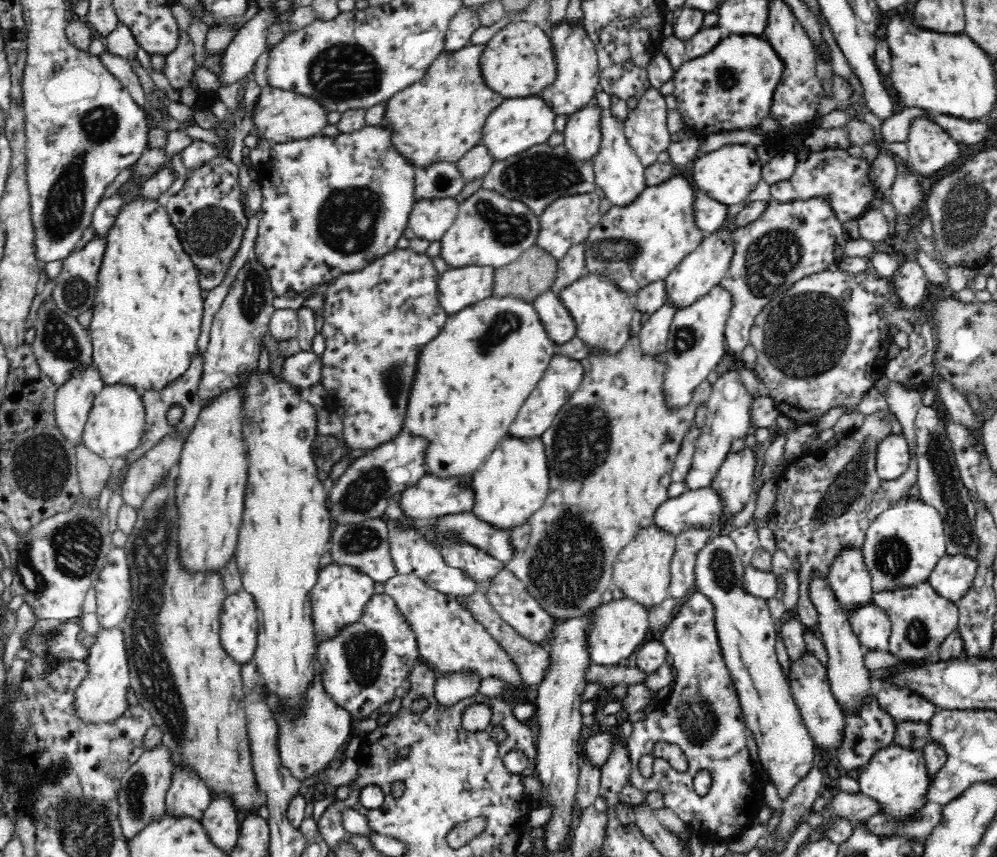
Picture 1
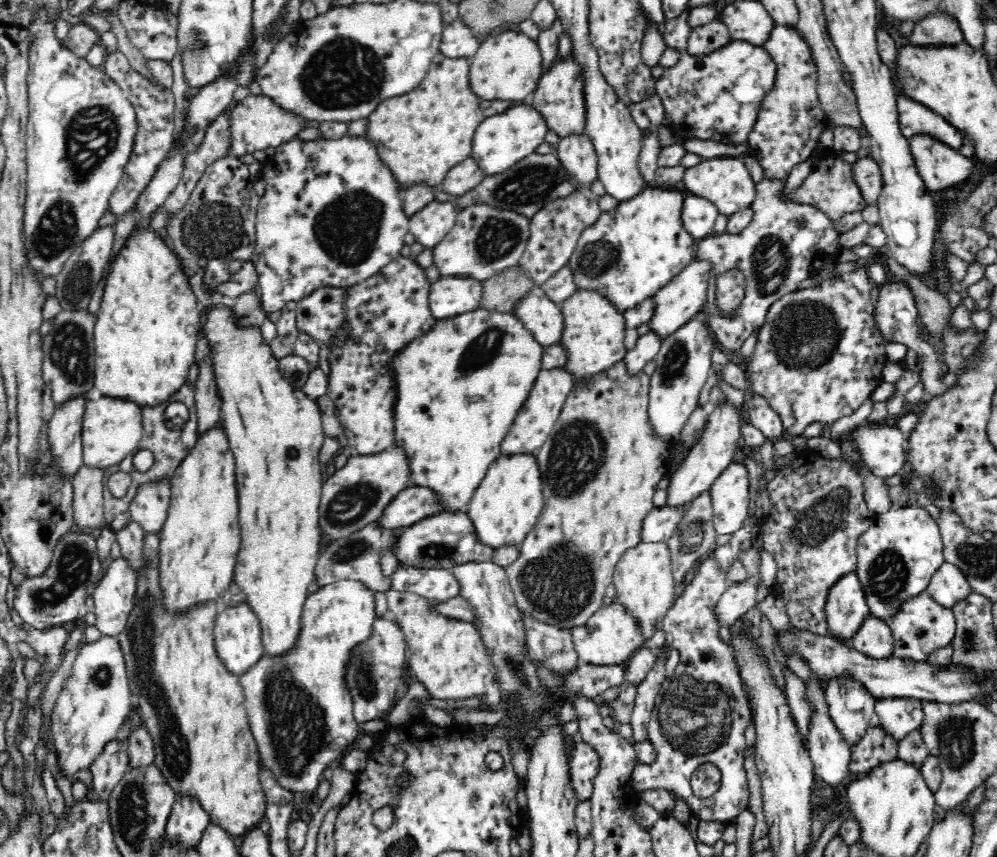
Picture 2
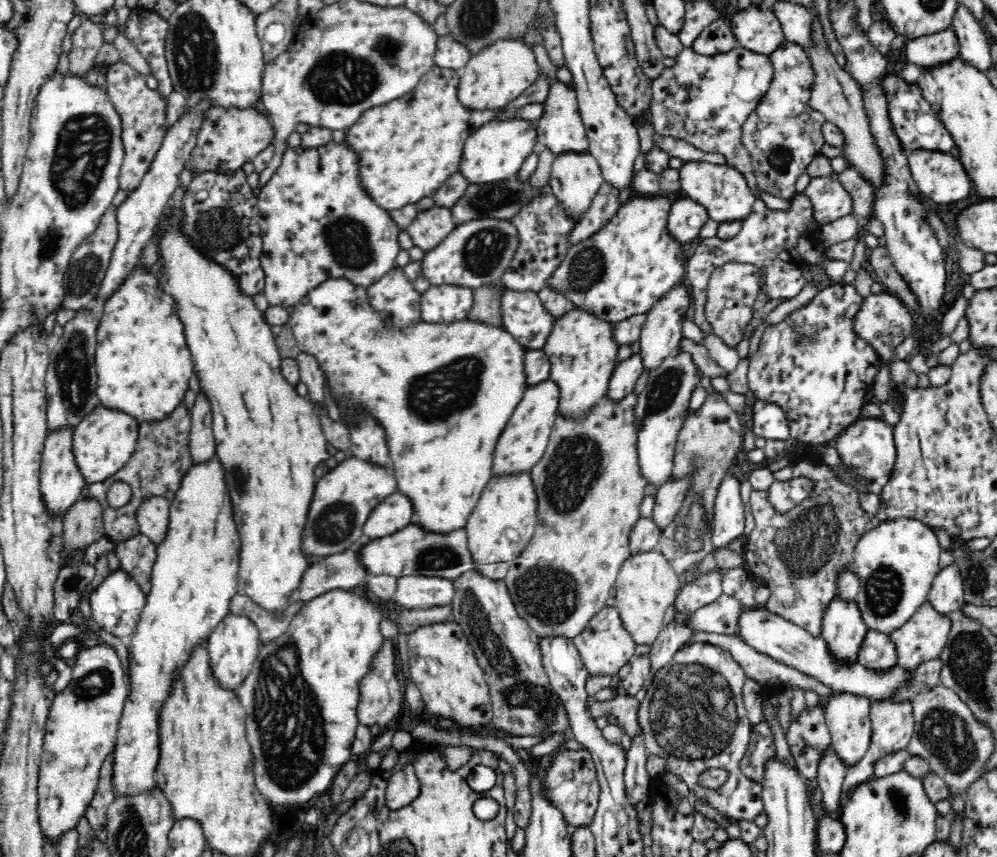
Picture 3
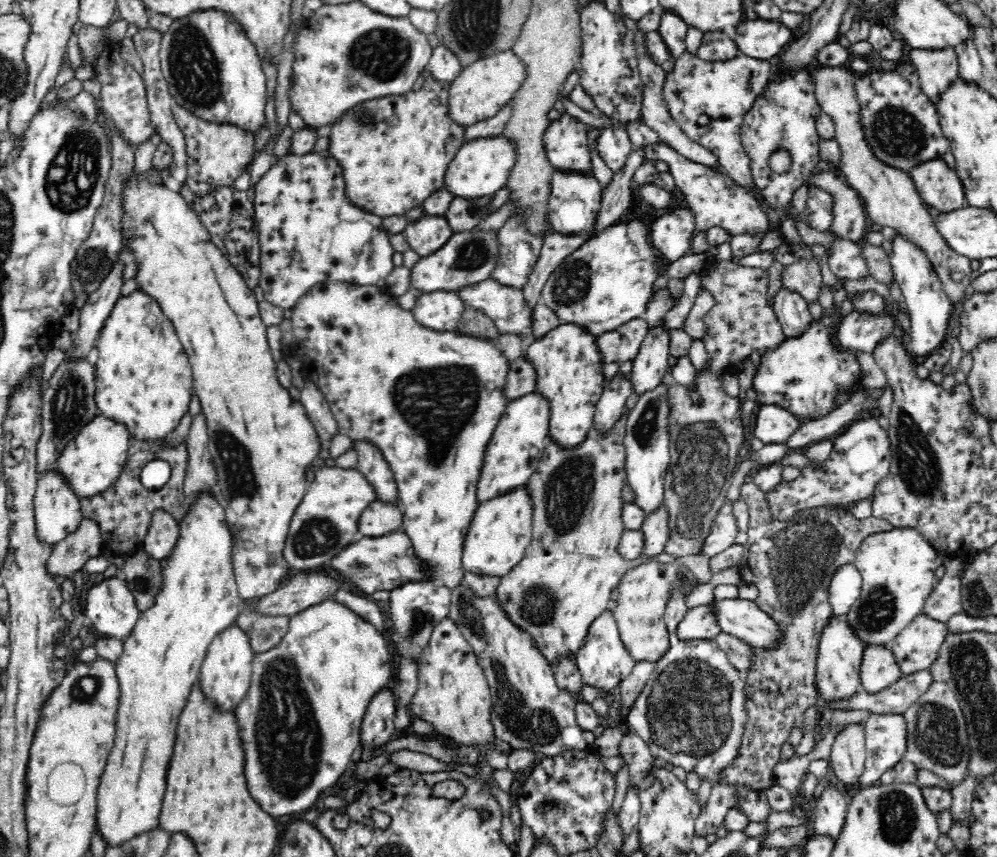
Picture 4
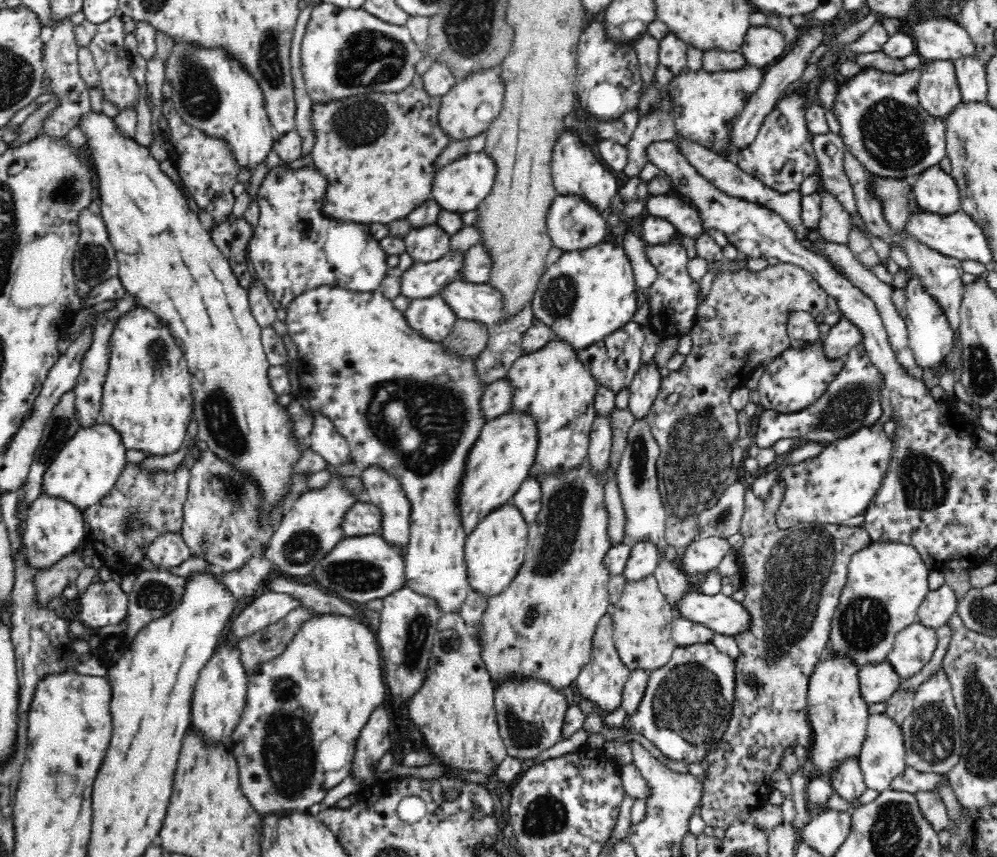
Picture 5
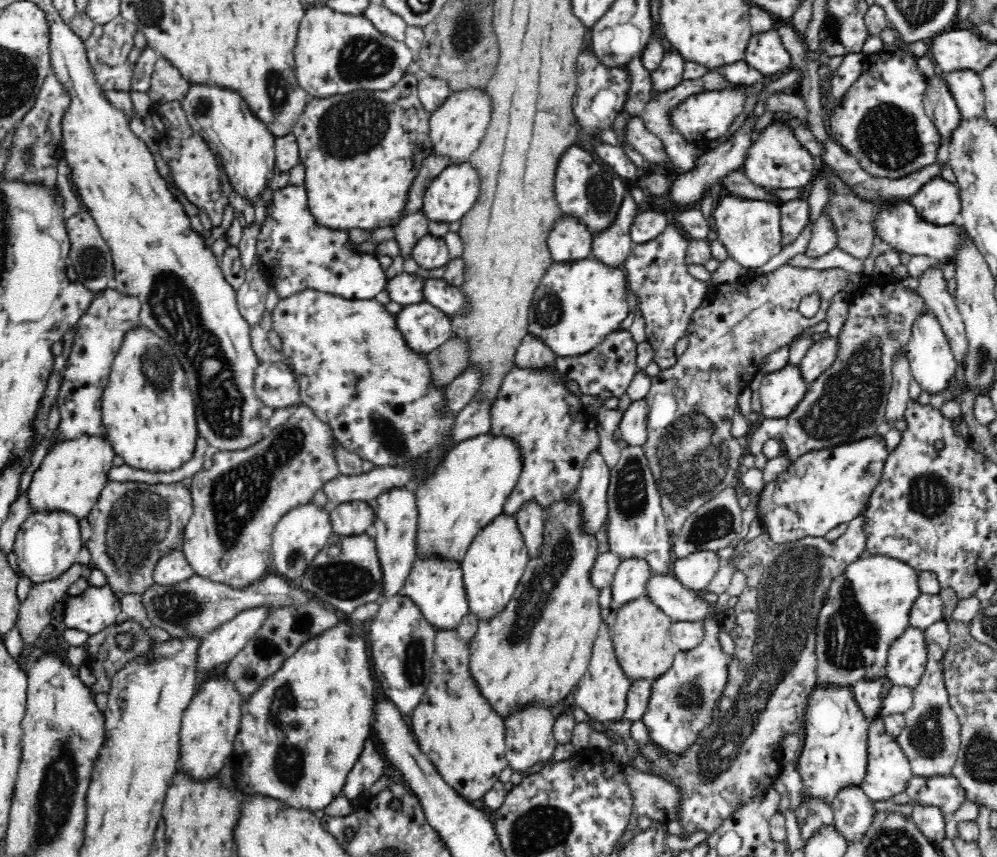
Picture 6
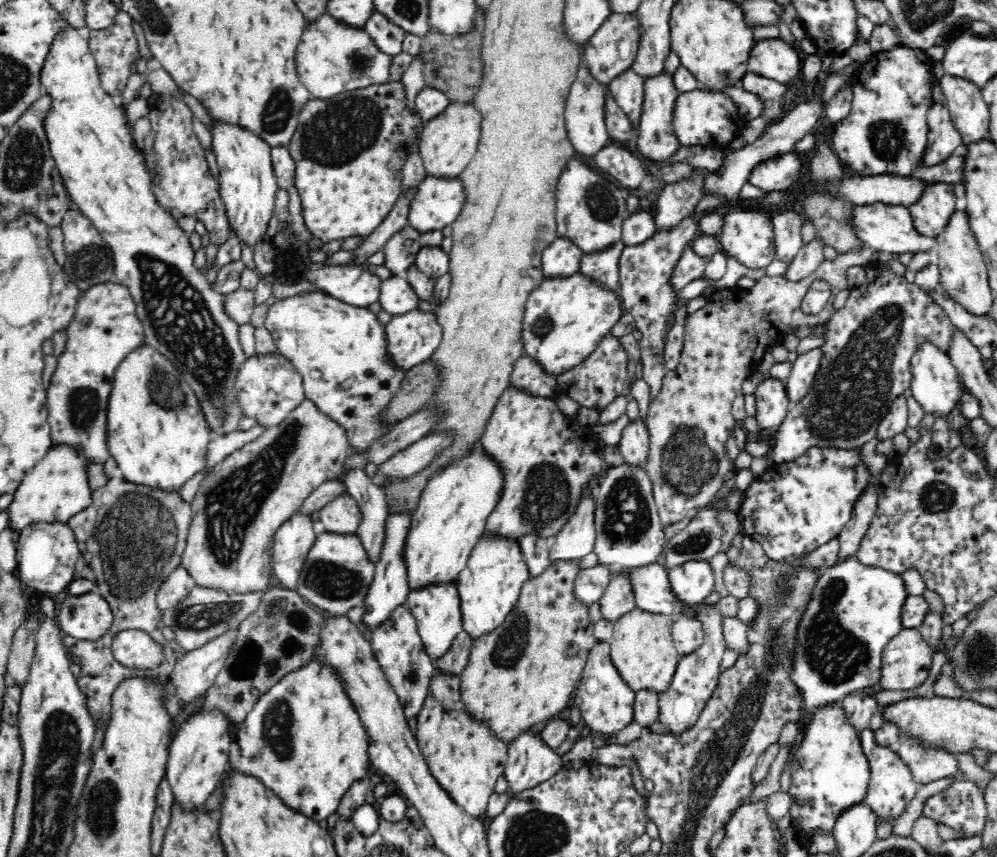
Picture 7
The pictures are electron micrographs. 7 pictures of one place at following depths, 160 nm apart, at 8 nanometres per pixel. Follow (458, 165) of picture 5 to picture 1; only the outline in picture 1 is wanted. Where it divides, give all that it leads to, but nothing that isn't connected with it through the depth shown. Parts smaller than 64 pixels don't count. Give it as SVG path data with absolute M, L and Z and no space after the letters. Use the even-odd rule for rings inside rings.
M528 95L522 98L505 98L486 119L481 141L488 146L494 160L518 154L528 147L547 142L554 132L556 113L546 98L540 95Z

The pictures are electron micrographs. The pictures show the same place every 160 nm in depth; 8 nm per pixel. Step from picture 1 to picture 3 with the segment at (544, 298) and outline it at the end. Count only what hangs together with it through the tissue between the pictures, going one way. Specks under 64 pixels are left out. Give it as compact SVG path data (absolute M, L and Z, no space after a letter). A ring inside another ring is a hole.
M507 289L502 292L502 299L501 326L528 349L546 346L556 319L544 307L538 293Z

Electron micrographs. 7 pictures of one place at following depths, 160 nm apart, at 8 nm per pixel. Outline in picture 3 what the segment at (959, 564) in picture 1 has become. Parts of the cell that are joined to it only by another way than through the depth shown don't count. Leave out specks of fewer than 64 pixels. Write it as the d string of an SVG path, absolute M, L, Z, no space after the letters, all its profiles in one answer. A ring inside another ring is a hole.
M946 566L934 577L932 588L928 591L927 601L942 614L949 614L956 609L962 609L966 604L964 598L962 575L957 566Z

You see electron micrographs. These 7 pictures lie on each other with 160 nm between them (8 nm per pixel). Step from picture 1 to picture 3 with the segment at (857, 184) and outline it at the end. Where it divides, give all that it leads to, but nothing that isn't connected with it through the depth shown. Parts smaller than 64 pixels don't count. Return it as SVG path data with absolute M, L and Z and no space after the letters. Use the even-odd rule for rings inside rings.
M833 172L830 176L811 178L804 194L814 206L816 221L822 224L853 212L854 200L843 186L838 172Z

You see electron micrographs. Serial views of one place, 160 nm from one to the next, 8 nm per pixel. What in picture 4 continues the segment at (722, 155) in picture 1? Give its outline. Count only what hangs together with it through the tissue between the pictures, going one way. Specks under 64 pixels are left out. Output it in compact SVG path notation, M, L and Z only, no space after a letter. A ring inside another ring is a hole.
M650 144L643 148L643 155L648 161L663 160L669 165L669 171L675 179L675 185L680 192L683 193L685 198L685 205L690 208L696 218L696 230L694 230L695 236L699 233L708 232L708 228L712 226L721 226L726 228L732 236L736 234L744 234L744 232L751 232L751 234L758 234L758 232L765 232L767 234L768 228L766 215L764 211L760 209L758 201L750 195L746 189L739 186L724 170L716 170L712 166L707 166L706 163L694 162L692 159L682 156L679 152L676 152L668 144Z

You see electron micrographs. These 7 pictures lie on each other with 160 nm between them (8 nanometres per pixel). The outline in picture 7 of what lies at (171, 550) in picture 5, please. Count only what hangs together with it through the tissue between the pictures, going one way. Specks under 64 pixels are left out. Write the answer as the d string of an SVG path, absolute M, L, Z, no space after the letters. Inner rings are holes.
M181 564L176 565L164 578L163 583L158 586L158 608L174 606L194 585L194 579L188 569Z

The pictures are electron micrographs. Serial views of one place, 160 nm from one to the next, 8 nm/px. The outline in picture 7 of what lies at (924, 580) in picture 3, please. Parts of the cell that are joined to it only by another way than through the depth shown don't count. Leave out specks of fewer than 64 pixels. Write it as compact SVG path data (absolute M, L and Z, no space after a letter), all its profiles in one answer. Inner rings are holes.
M856 557L846 558L822 570L822 576L816 582L808 610L798 628L797 664L791 677L805 696L806 714L812 714L817 708L822 708L822 705L830 701L842 702L848 694L860 689L880 686L885 647L890 639L904 629L902 606L906 598L908 592L902 572L866 565Z

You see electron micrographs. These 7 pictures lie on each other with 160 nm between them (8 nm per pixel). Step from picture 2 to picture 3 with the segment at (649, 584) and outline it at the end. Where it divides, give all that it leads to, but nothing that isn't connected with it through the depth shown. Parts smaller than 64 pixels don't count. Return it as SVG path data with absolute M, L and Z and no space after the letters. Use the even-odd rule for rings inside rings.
M659 548L638 551L622 562L615 586L615 607L619 610L626 630L630 631L636 644L649 649L663 626L668 606L674 604L681 589L673 566Z

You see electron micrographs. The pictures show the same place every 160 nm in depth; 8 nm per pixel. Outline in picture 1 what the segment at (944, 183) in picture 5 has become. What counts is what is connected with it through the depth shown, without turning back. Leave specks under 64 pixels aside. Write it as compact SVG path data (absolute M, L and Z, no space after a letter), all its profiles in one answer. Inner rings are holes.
M916 115L911 120L905 143L908 147L906 164L924 181L960 156L958 142L928 115Z

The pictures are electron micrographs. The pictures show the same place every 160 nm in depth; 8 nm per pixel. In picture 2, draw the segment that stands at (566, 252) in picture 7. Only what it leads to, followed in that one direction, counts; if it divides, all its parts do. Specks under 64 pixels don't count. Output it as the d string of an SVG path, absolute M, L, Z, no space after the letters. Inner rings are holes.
M585 130L560 138L555 154L575 176L579 189L589 187L598 178L597 154Z

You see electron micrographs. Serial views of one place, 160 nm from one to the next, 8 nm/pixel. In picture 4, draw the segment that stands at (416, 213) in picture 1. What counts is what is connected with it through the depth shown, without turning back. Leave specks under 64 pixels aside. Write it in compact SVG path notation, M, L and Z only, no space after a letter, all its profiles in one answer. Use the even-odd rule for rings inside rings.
M422 215L406 227L404 237L410 244L410 249L418 253L420 257L440 250L453 234L448 219L444 215Z

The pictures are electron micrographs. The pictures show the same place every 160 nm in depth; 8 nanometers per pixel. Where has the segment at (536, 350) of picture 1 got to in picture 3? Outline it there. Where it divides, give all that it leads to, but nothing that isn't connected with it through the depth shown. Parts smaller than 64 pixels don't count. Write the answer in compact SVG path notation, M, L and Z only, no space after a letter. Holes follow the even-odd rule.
M338 278L331 279L310 290L292 310L289 316L288 325L292 328L292 334L298 344L298 348L306 353L313 354L320 363L320 368L324 372L327 386L330 389L330 396L336 400L344 395L346 402L338 404L341 408L342 422L346 425L353 421L351 412L347 410L348 403L358 403L358 409L362 407L364 411L374 413L374 417L384 425L386 429L386 441L389 442L390 462L396 470L398 488L400 492L408 495L414 503L414 523L430 531L449 531L458 527L464 527L467 518L477 505L481 492L492 474L493 458L497 450L498 440L506 428L510 417L524 396L524 392L529 387L526 383L526 373L524 373L524 356L526 348L510 331L504 326L490 325L482 321L464 318L462 320L449 323L429 323L420 322L404 330L387 330L385 324L381 322L380 315L370 309L370 301L367 299L366 289L363 286L356 286L348 280Z

